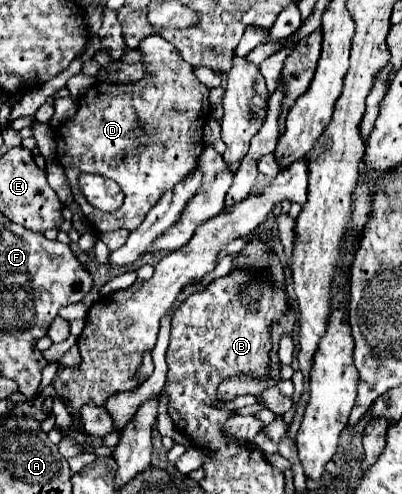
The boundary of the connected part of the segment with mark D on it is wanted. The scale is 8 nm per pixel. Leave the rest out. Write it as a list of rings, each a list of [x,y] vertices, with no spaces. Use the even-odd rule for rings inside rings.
[[[149,35],[139,49],[145,55],[143,65],[151,73],[151,79],[129,85],[107,85],[105,91],[101,85],[93,85],[79,99],[77,113],[55,133],[57,159],[65,169],[73,199],[99,233],[113,229],[133,231],[169,187],[175,187],[189,171],[195,171],[205,147],[203,125],[209,117],[209,89],[197,81],[193,67],[163,37]],[[81,173],[99,173],[117,181],[125,193],[123,205],[109,213],[89,205],[79,189]]]

